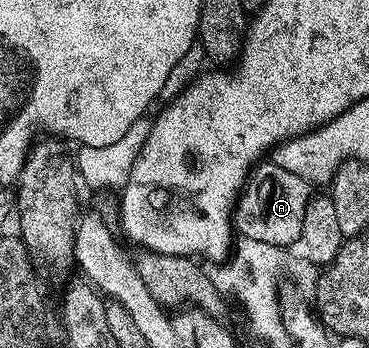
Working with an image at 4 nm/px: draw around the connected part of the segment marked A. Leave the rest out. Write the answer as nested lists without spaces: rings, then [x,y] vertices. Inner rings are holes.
[[[271,160],[259,161],[251,169],[242,193],[235,201],[233,227],[241,236],[281,248],[290,248],[293,243],[301,241],[304,210],[311,199],[312,188],[308,182]]]

